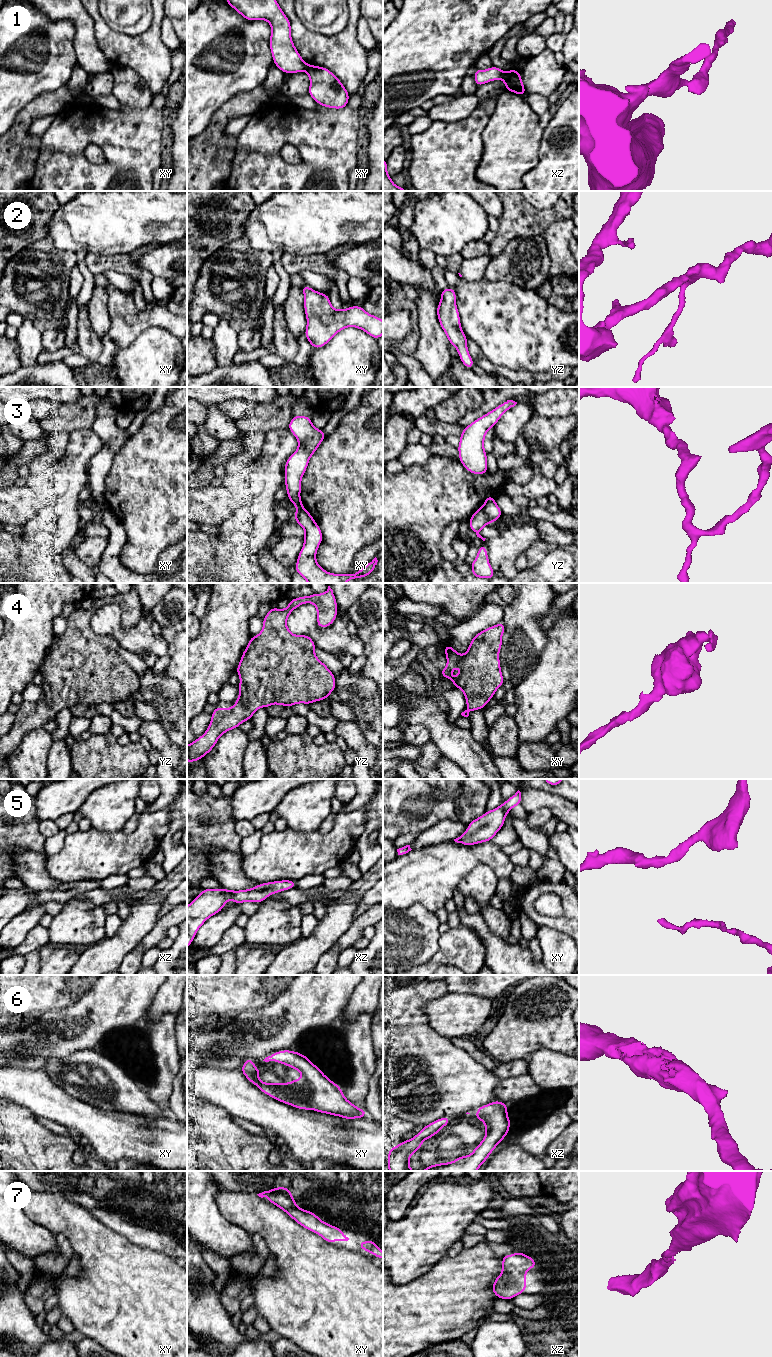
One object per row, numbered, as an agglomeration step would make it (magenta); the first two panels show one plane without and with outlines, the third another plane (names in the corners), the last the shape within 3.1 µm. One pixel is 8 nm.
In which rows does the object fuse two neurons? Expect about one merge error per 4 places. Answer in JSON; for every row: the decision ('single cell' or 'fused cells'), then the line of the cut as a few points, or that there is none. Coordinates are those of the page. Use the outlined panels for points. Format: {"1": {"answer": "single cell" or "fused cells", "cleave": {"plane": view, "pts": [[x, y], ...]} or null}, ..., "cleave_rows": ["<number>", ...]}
{"1": {"answer": "fused cells", "cleave": {"plane": "xz", "pts": [[504, 72], [501, 78]]}}, "2": {"answer": "single cell", "cleave": null}, "3": {"answer": "fused cells", "cleave": {"plane": "yz", "pts": [[480, 508], [491, 521]]}}, "4": {"answer": "single cell", "cleave": null}, "5": {"answer": "single cell", "cleave": null}, "6": {"answer": "single cell", "cleave": null}, "7": {"answer": "single cell", "cleave": null}, "cleave_rows": ["1", "3"]}

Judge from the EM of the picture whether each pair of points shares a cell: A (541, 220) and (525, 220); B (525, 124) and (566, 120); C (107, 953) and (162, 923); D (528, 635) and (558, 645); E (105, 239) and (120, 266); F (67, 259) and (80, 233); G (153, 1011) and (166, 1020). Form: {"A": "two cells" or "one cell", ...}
{"A": "one cell", "B": "two cells", "C": "two cells", "D": "two cells", "E": "two cells", "F": "two cells", "G": "two cells"}

